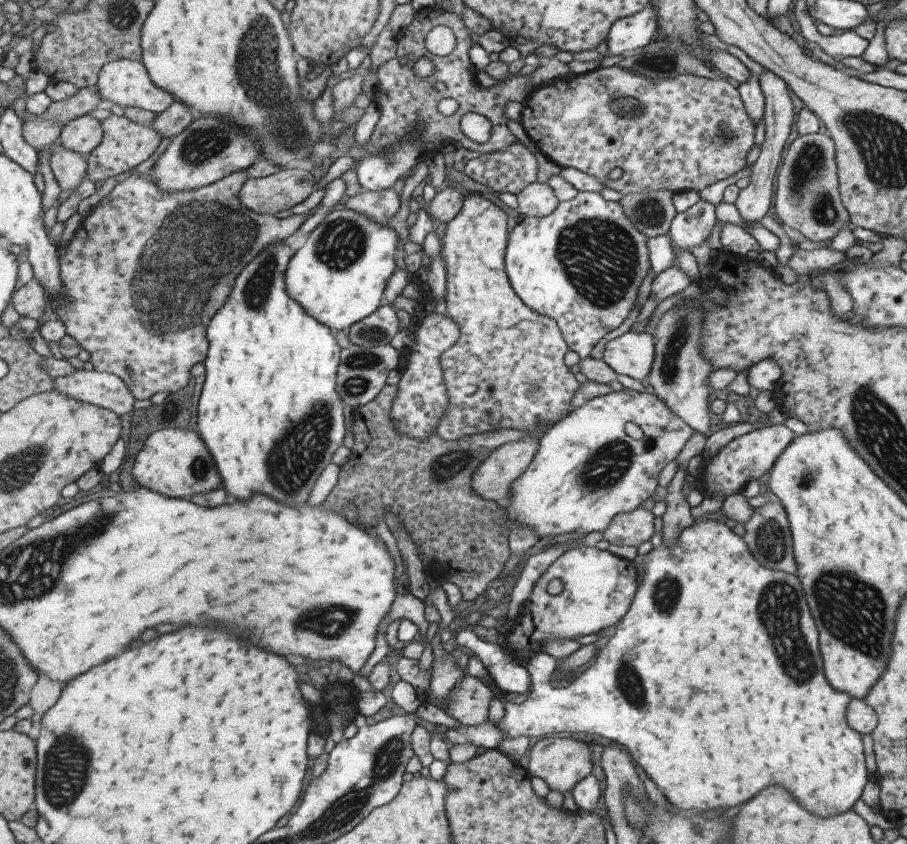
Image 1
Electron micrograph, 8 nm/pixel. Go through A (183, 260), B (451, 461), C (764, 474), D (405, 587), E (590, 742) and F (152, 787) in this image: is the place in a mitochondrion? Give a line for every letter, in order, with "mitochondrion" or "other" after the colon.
A: mitochondrion
B: mitochondrion
C: other
D: other
E: other
F: other

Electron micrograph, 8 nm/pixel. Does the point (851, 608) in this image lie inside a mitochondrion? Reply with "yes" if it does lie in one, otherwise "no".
yes

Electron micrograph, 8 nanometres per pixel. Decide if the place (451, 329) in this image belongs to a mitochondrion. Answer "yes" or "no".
no

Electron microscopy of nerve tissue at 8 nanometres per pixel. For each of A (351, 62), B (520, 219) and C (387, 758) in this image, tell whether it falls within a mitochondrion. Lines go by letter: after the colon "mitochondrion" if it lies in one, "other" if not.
A: other
B: other
C: mitochondrion

